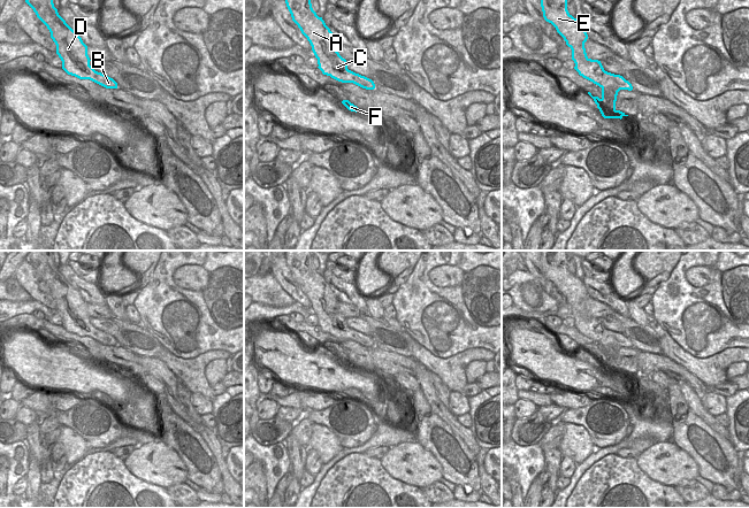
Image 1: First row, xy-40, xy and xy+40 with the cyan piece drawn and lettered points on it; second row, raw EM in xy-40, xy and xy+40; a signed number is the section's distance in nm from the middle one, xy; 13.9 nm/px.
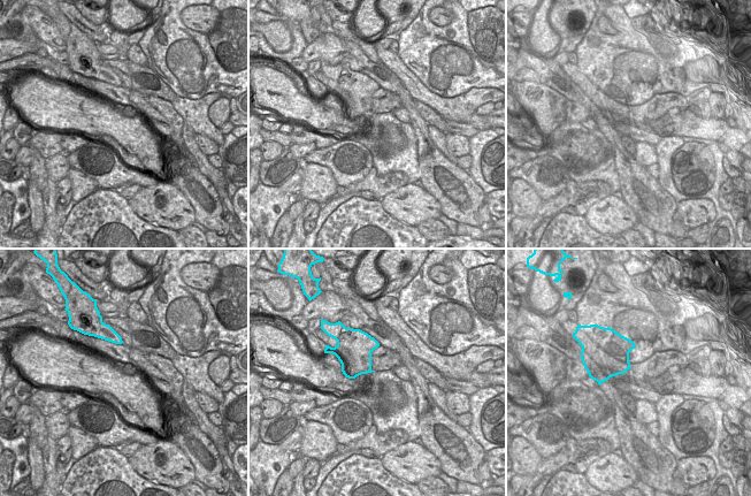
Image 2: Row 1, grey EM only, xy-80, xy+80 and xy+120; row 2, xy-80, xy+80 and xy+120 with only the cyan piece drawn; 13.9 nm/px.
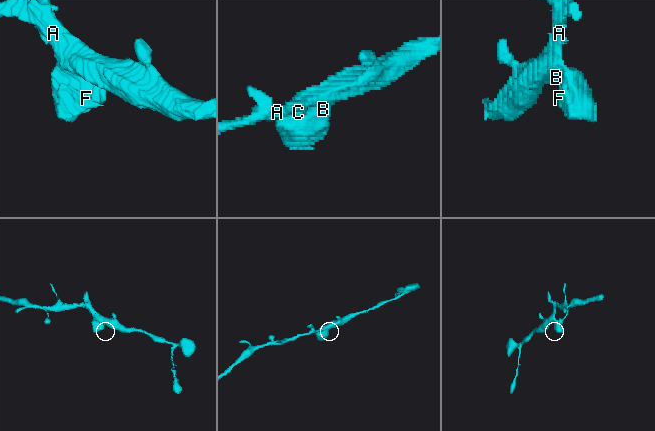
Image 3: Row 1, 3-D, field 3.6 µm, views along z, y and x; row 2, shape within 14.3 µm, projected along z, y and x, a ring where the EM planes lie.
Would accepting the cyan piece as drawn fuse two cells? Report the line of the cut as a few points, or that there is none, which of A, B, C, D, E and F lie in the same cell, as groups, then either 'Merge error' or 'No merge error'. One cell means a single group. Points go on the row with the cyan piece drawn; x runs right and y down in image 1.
No split. Groups: A B C D E F. No merge error.

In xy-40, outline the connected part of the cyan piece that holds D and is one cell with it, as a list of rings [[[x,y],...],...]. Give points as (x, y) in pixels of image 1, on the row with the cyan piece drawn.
[[[25,0],[37,17],[47,26],[56,45],[56,54],[62,61],[62,69],[79,79],[90,79],[106,88],[117,88],[117,83],[95,71],[90,66],[87,46],[66,21],[59,15],[53,0]]]

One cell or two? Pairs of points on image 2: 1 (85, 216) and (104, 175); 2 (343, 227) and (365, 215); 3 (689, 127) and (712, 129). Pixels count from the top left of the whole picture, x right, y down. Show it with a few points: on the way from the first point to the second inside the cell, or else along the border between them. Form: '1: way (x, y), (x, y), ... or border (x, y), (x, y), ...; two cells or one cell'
1: border (99, 188), (115, 190); two cells
2: way (349, 227), (353, 227), (359, 221); one cell
3: way (695, 128), (706, 129); one cell

